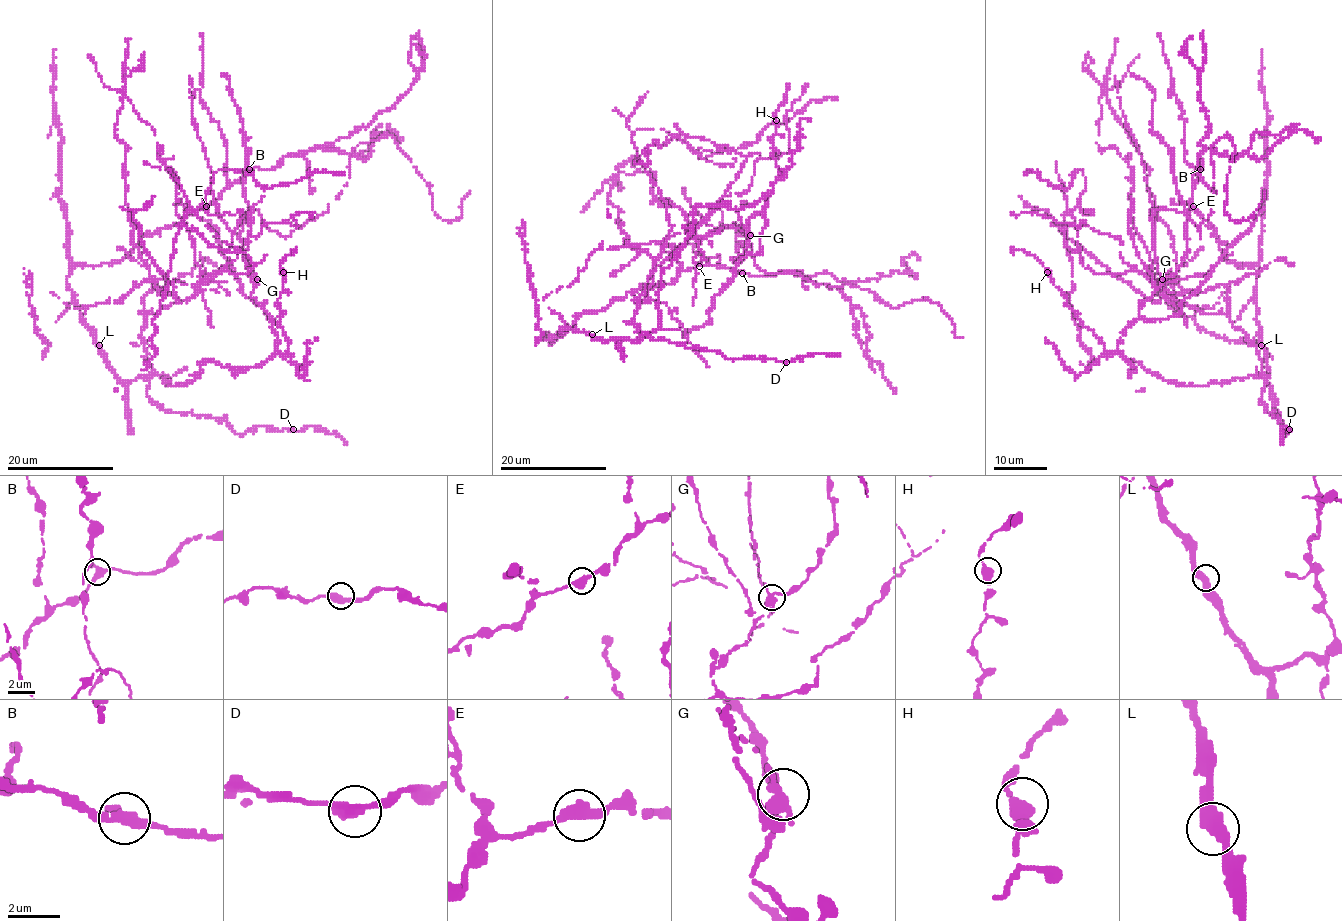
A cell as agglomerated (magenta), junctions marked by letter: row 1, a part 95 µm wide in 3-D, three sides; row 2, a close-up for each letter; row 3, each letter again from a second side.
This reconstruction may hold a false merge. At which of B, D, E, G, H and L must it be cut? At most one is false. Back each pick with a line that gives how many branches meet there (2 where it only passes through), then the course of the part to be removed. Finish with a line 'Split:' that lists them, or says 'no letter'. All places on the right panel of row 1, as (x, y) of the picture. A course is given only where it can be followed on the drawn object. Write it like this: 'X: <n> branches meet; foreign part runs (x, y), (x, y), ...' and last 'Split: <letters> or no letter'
G: 2 branches meet; foreign part runs (1162, 278), (1151, 211), (1184, 213), (1201, 237), (1218, 138), (1234, 153), (1230, 219), (1265, 191)
Split: G

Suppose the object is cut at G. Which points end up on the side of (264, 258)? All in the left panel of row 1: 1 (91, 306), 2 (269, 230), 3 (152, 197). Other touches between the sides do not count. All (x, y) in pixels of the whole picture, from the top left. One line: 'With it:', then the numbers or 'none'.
With it: 1, 2

